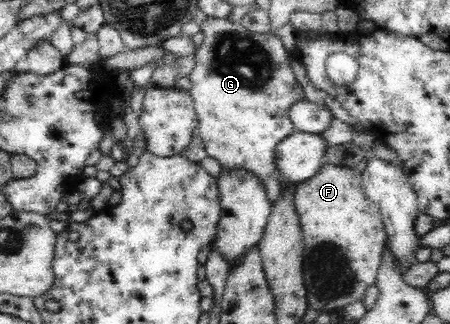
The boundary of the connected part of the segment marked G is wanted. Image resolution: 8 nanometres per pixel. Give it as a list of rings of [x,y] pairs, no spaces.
[[[207,17],[200,23],[204,41],[197,46],[193,59],[195,66],[188,78],[191,81],[189,92],[195,101],[197,113],[196,136],[203,142],[207,157],[219,161],[223,171],[233,171],[242,168],[255,175],[265,191],[267,199],[274,203],[281,197],[281,182],[273,176],[276,166],[276,147],[281,140],[295,132],[290,120],[289,110],[297,100],[305,99],[303,87],[297,83],[297,77],[291,69],[293,57],[287,53],[285,46],[275,31],[269,33],[251,32],[241,24],[229,19]]]

